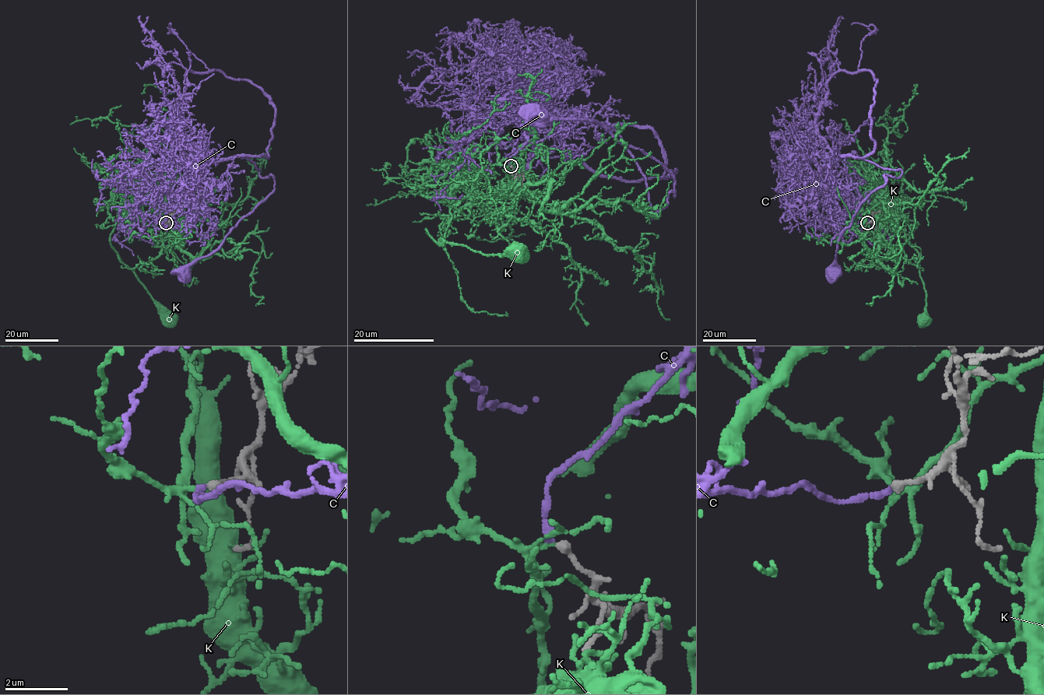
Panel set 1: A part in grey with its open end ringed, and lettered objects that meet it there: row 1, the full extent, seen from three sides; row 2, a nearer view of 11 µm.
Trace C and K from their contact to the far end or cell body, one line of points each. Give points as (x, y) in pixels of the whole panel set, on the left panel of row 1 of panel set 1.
C: (165, 222), (177, 222), (172, 193), (207, 162), (247, 158), (272, 177), (274, 189), (216, 249), (170, 273)
K: (165, 222), (163, 198), (138, 194), (129, 203), (122, 222), (116, 224), (110, 244), (170, 321)

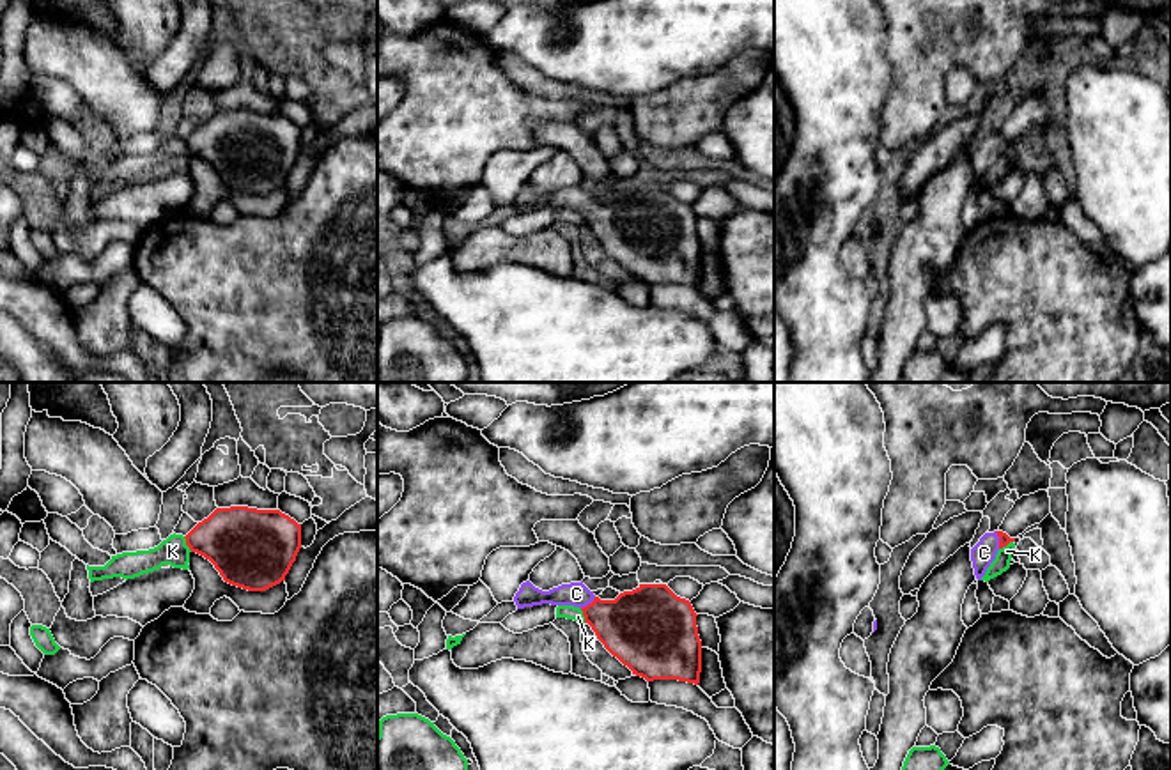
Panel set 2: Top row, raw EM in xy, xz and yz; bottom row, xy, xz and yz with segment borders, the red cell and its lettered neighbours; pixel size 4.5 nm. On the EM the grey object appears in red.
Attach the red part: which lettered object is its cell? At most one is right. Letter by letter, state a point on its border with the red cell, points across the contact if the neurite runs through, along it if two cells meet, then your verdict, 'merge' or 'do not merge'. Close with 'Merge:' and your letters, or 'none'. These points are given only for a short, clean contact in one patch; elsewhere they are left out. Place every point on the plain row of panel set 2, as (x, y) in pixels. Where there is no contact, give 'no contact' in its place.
C: meets red in xz at (589, 207); runs through xz (638, 230), (620, 229), (589, 207), (576, 197); merge
K: meets red in xy at (186, 147); border along xy (183, 140), (192, 154); do not merge
Merge: C

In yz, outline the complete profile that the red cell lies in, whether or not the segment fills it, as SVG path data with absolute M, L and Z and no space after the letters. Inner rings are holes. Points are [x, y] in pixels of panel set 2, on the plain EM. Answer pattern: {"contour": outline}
{"contour": "M1003 135L985 136L980 145L971 152L971 165L978 184L985 179L990 166L996 163L999 152L1006 150L1015 142Z"}

